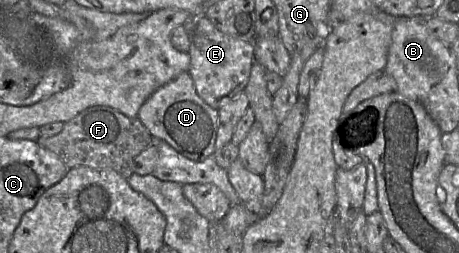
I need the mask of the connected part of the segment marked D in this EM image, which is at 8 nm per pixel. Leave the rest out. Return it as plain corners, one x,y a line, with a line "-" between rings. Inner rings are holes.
188,72
157,89
141,106
138,118
154,139
166,141
176,151
194,161
203,161
216,150
218,109
206,104
197,93

